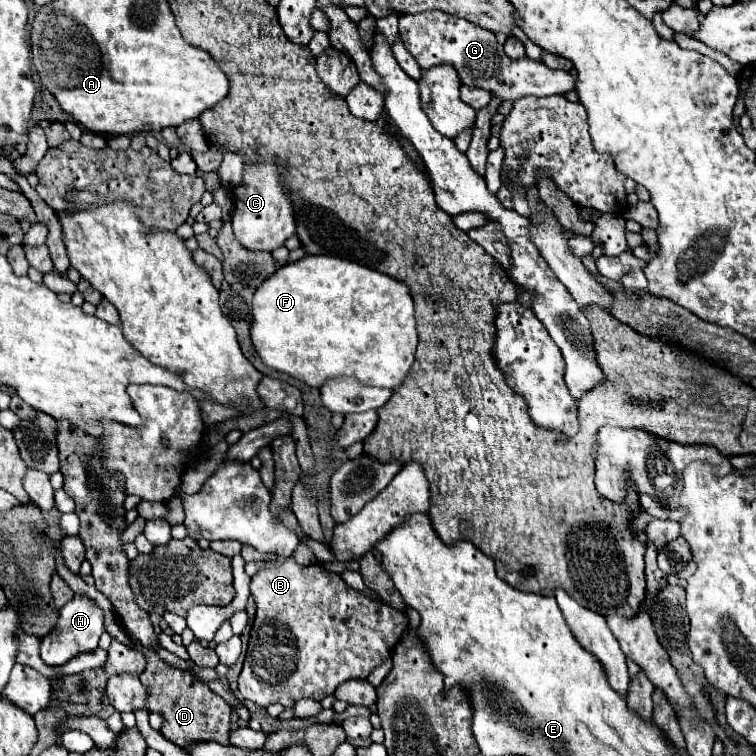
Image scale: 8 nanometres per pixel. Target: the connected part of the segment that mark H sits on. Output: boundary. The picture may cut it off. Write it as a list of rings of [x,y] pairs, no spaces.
[[[74,596],[62,610],[56,628],[42,638],[40,656],[48,666],[62,666],[80,652],[92,652],[104,632],[104,610],[86,596]]]

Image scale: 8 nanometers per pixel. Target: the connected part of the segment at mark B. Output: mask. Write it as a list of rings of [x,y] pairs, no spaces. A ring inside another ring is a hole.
[[[274,556],[274,560],[268,560],[266,562],[266,568],[258,570],[254,576],[252,576],[252,596],[254,596],[254,602],[256,602],[256,618],[254,618],[254,624],[252,624],[252,630],[250,630],[250,642],[248,642],[248,652],[246,652],[246,660],[244,660],[244,698],[246,700],[252,700],[256,702],[258,706],[270,706],[270,704],[282,704],[284,708],[294,708],[294,704],[302,698],[314,698],[314,700],[322,700],[330,694],[334,694],[334,690],[346,682],[346,680],[352,680],[352,678],[368,678],[368,674],[384,660],[392,654],[394,646],[398,644],[398,640],[402,638],[406,626],[408,626],[408,618],[404,612],[388,606],[388,604],[382,604],[382,602],[376,602],[376,600],[370,600],[368,596],[364,596],[362,592],[358,590],[352,590],[344,584],[344,580],[334,574],[334,572],[328,572],[324,570],[320,564],[312,564],[312,566],[300,566],[294,556],[290,558],[284,558],[282,564],[276,562],[278,556]]]

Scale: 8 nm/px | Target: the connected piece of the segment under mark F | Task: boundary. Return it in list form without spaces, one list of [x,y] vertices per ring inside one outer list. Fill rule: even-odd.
[[[304,256],[266,278],[264,286],[258,286],[254,294],[250,334],[252,344],[266,366],[286,372],[310,386],[322,386],[328,378],[348,376],[366,386],[394,390],[408,374],[414,362],[410,356],[414,356],[418,344],[410,286],[338,256]]]

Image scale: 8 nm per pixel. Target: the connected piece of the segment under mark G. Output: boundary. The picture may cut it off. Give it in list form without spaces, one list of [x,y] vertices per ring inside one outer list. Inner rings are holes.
[[[426,10],[424,14],[402,14],[400,36],[406,42],[408,52],[416,58],[420,68],[430,68],[440,62],[448,62],[456,68],[462,84],[478,86],[502,100],[518,100],[522,96],[552,96],[568,94],[576,88],[576,78],[566,70],[548,70],[544,62],[530,58],[510,60],[504,48],[496,42],[496,36],[464,18],[452,14],[440,14],[440,10]]]

